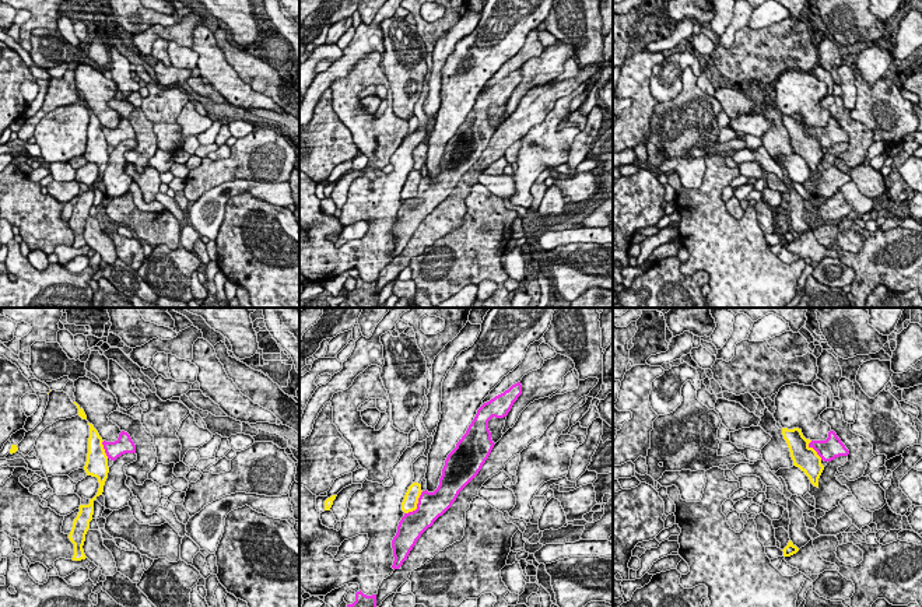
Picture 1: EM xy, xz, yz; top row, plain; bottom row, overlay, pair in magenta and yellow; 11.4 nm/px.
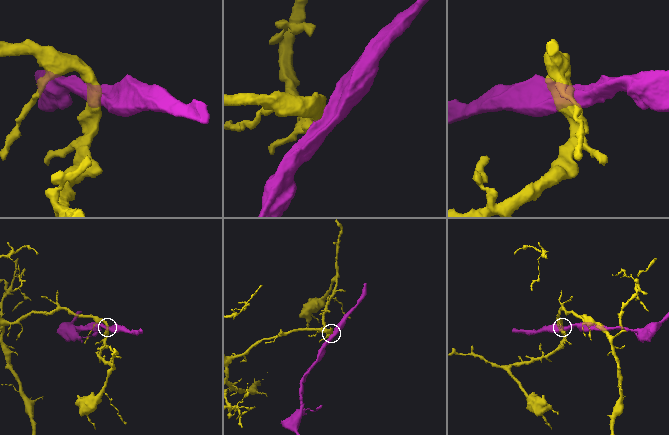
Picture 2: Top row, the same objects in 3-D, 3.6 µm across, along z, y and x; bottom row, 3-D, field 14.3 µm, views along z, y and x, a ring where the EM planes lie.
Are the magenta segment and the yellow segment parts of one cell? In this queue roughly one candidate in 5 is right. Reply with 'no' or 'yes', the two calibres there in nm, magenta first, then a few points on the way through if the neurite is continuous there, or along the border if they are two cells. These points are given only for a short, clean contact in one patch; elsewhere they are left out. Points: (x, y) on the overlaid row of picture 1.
no | 320/170 nm | along xz (423, 491), (417, 506), (405, 513)

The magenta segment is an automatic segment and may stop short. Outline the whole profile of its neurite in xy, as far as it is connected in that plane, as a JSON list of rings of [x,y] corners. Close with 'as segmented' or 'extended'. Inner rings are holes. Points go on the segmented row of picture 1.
[[[125,431],[119,434],[119,438],[115,442],[104,441],[102,445],[108,459],[113,462],[125,453],[136,453],[136,445]]]; as segmented

